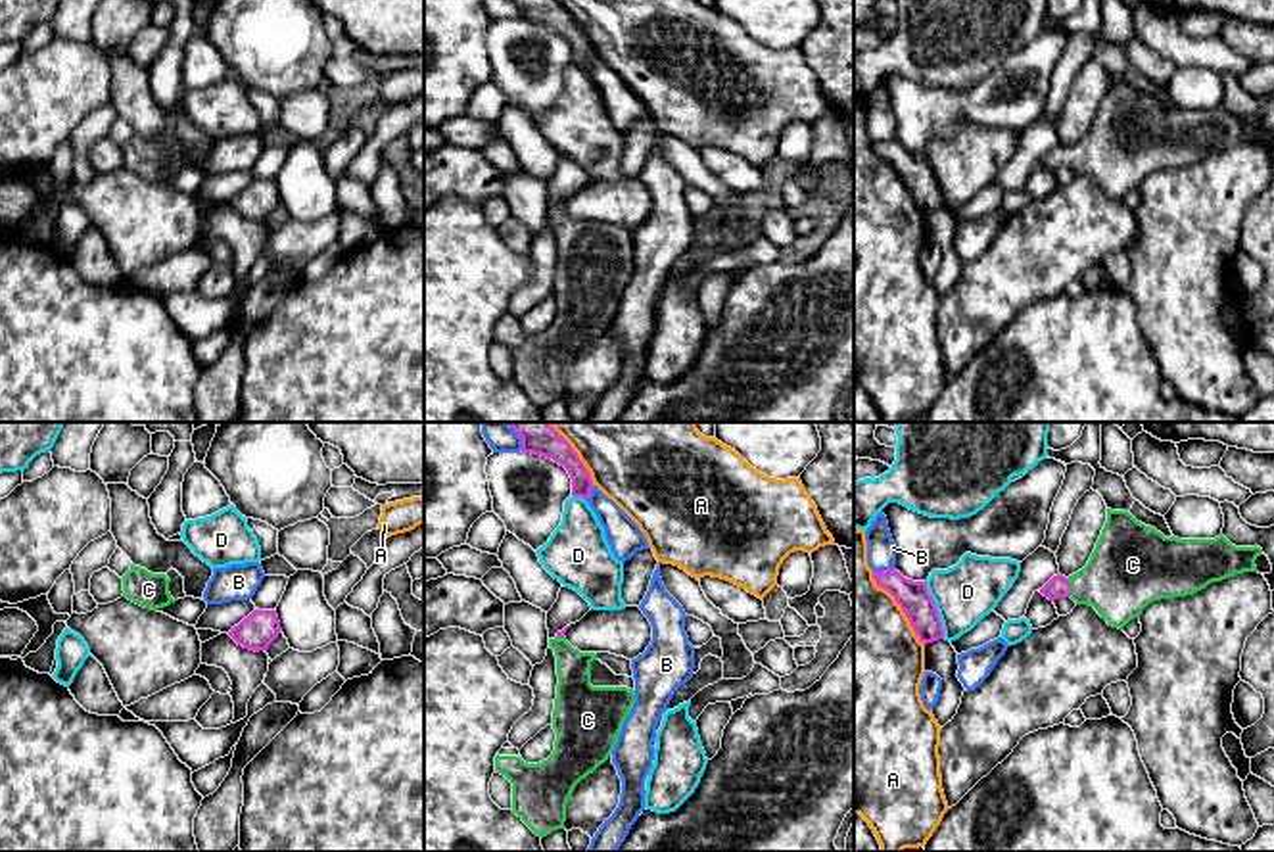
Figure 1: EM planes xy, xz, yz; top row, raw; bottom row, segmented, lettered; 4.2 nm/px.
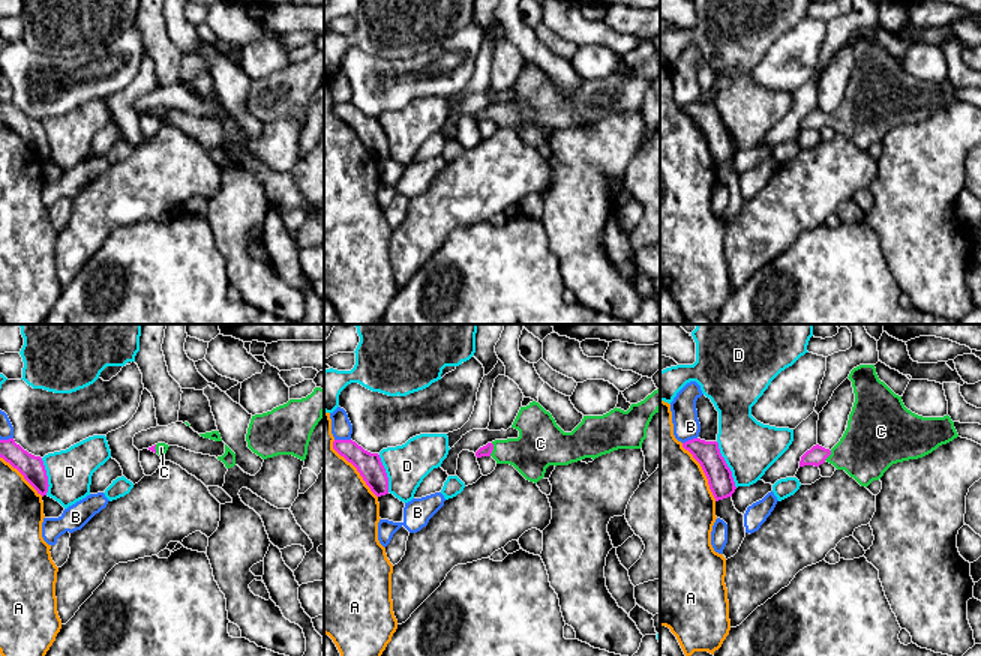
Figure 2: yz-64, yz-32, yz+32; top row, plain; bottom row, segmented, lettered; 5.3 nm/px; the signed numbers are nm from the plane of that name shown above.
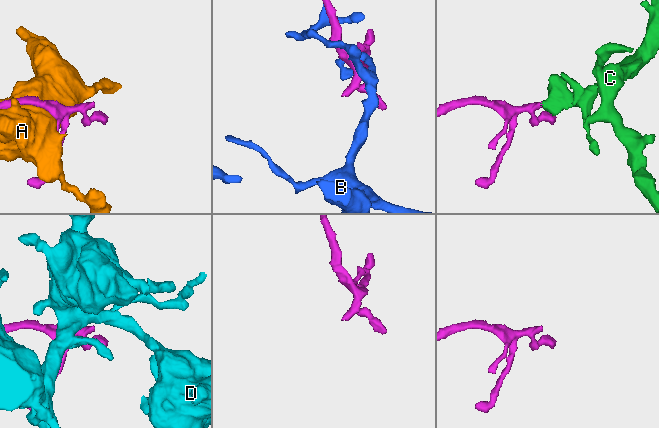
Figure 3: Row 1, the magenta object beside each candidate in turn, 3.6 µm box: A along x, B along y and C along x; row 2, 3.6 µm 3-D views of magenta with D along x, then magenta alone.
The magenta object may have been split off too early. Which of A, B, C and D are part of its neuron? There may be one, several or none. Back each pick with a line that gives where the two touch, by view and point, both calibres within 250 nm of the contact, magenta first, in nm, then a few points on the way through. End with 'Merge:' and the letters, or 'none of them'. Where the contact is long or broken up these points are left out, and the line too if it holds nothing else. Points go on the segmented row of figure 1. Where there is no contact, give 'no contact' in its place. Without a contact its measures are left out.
C: meets magenta in yz at (1069, 588); 90 nm thick on the magenta side, 320 nm on the other; runs through yz (1058, 586), (1069, 588), (1106, 584), (1125, 572)
Merge: C

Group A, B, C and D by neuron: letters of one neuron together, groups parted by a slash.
A / B / C / D

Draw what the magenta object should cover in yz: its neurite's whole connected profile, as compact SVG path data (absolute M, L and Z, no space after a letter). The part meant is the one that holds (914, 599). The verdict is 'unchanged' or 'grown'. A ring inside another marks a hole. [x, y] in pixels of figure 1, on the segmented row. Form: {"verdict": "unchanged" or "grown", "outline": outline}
{"verdict": "unchanged", "outline": "M894 568L873 572L873 580L896 599L921 643L944 639L942 622L927 581L911 581Z"}

